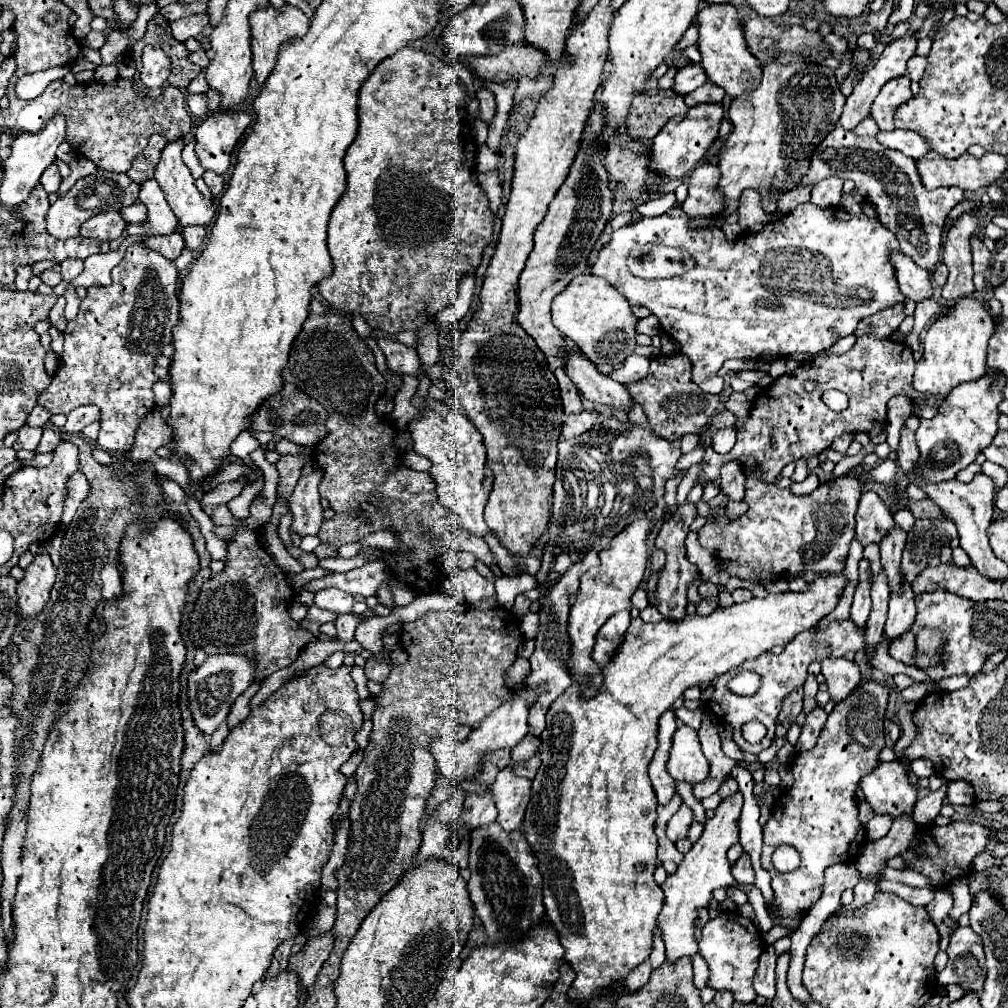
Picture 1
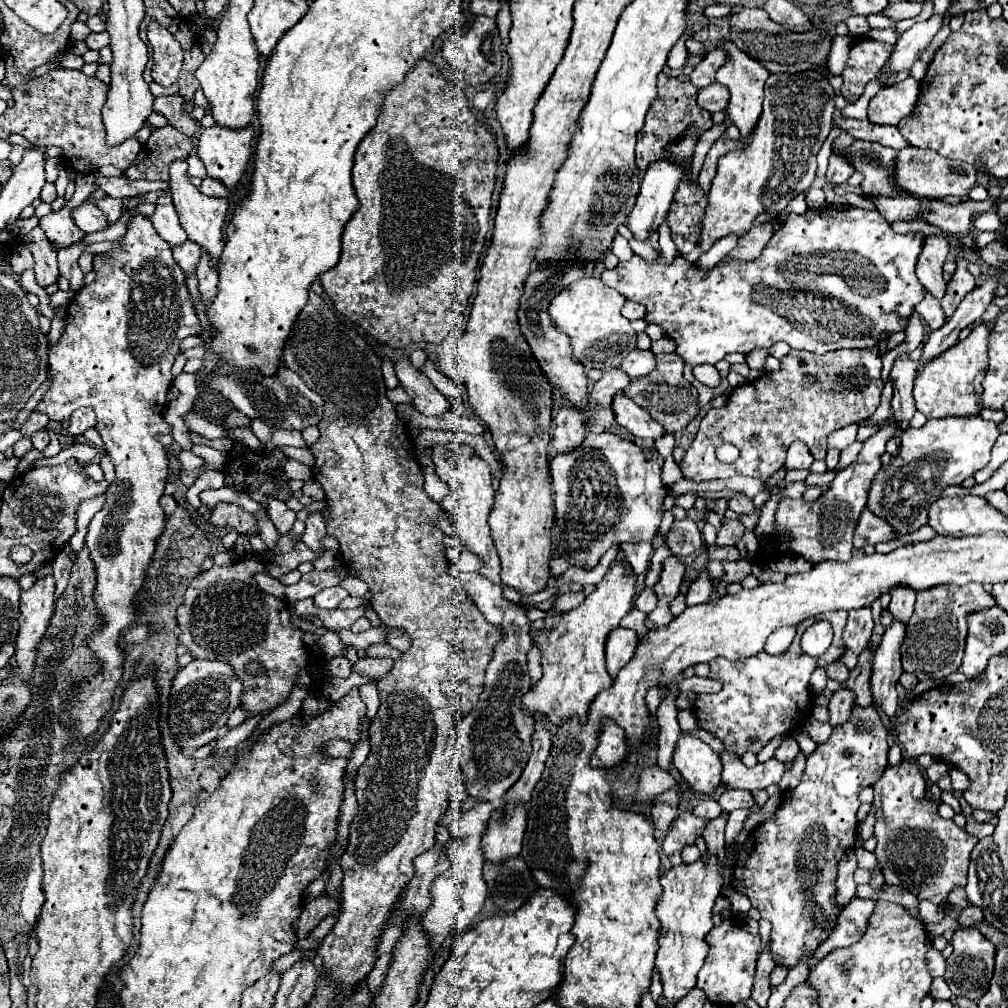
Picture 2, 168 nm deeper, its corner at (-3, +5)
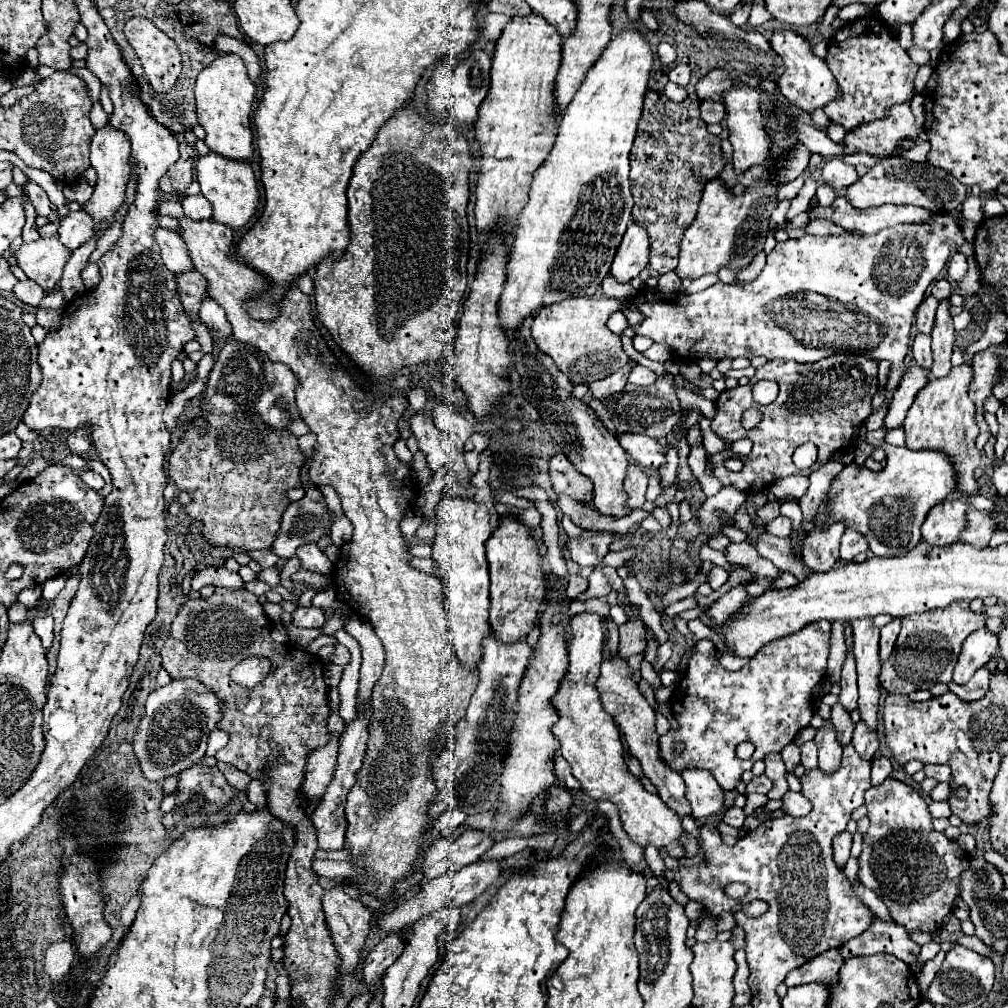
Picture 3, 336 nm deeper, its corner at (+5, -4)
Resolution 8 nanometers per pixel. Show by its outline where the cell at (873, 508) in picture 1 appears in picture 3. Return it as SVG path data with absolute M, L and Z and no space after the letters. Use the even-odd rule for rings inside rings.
M845 531L843 539L841 539L841 559L843 561L851 561L855 555L859 553L865 553L869 547L867 547L867 539L857 533L857 531Z

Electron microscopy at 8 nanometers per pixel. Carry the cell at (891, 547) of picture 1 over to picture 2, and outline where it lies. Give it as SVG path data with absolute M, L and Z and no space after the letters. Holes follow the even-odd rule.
M893 590L891 604L889 604L889 612L891 612L893 620L907 624L913 614L913 604L915 604L913 590Z

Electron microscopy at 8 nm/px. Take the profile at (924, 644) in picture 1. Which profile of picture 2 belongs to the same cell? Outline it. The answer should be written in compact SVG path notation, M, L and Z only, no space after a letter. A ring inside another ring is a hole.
M937 586L937 590L923 590L917 594L915 612L905 628L905 638L901 644L901 664L903 672L917 676L919 682L941 680L959 670L963 660L963 648L967 638L967 616L977 610L987 610L995 606L991 594L983 586Z

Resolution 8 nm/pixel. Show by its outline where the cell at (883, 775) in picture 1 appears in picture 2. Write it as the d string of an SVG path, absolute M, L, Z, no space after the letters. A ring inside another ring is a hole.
M903 760L897 766L889 766L885 774L875 782L875 800L877 806L877 822L875 822L875 838L877 846L873 850L875 858L881 864L881 872L885 876L885 884L899 886L915 894L919 900L929 900L941 908L947 908L951 890L967 884L967 866L973 846L977 844L977 838L969 836L963 828L955 826L953 820L945 820L937 814L937 804L923 796L923 784L925 778L919 770L919 766L911 760Z

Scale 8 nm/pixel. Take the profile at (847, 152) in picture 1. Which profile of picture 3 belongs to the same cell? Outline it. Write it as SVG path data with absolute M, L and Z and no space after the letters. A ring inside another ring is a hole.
M927 295L927 297L923 299L923 303L917 307L917 331L931 333L937 305L939 305L939 301L937 301L933 295Z

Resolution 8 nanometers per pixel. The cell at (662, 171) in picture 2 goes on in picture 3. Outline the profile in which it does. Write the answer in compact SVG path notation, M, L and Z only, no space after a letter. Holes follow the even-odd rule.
M631 219L621 247L617 249L617 255L613 259L611 265L611 275L621 281L627 283L633 277L637 277L649 261L649 233L645 231L645 227L641 227L641 223L637 223L635 219Z

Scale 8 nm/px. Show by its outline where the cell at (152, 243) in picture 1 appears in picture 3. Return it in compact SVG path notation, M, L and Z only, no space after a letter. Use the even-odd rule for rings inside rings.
M195 269L177 275L177 291L181 295L181 303L183 303L185 311L195 319L199 319L197 309L199 309L201 299L207 295L205 287L207 287L205 277L201 273L197 273Z

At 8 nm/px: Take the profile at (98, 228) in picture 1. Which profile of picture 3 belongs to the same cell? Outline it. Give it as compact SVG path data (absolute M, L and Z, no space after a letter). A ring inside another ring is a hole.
M83 209L71 211L69 215L65 215L61 219L61 227L57 233L59 233L59 241L65 247L69 247L71 251L75 251L79 245L83 245L85 241L91 239L93 219L89 219L89 215L85 215Z

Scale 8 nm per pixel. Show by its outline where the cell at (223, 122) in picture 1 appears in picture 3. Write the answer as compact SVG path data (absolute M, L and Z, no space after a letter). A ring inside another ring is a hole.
M201 155L197 161L197 181L201 185L201 193L213 205L213 219L225 223L233 229L241 229L257 209L259 191L255 183L255 175L249 163L233 163L233 159L225 159L223 155Z

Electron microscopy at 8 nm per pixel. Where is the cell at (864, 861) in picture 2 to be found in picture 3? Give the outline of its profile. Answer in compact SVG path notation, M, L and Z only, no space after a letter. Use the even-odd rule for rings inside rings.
M873 915L873 927L853 937L841 949L843 959L853 955L875 955L875 953L891 953L901 961L915 965L919 955L919 945L909 939L907 931L893 921L883 921L879 915Z

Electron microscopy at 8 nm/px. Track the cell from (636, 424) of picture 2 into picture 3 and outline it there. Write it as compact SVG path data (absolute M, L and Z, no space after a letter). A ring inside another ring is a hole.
M619 435L619 443L641 467L659 467L665 463L665 449L647 435Z

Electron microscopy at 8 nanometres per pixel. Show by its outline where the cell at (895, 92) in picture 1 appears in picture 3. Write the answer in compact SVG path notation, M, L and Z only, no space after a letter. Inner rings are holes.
M899 103L889 109L885 119L873 123L863 123L847 133L845 153L867 151L873 155L891 155L897 149L897 141L903 137L917 137L919 129L915 127L915 117L909 103Z

